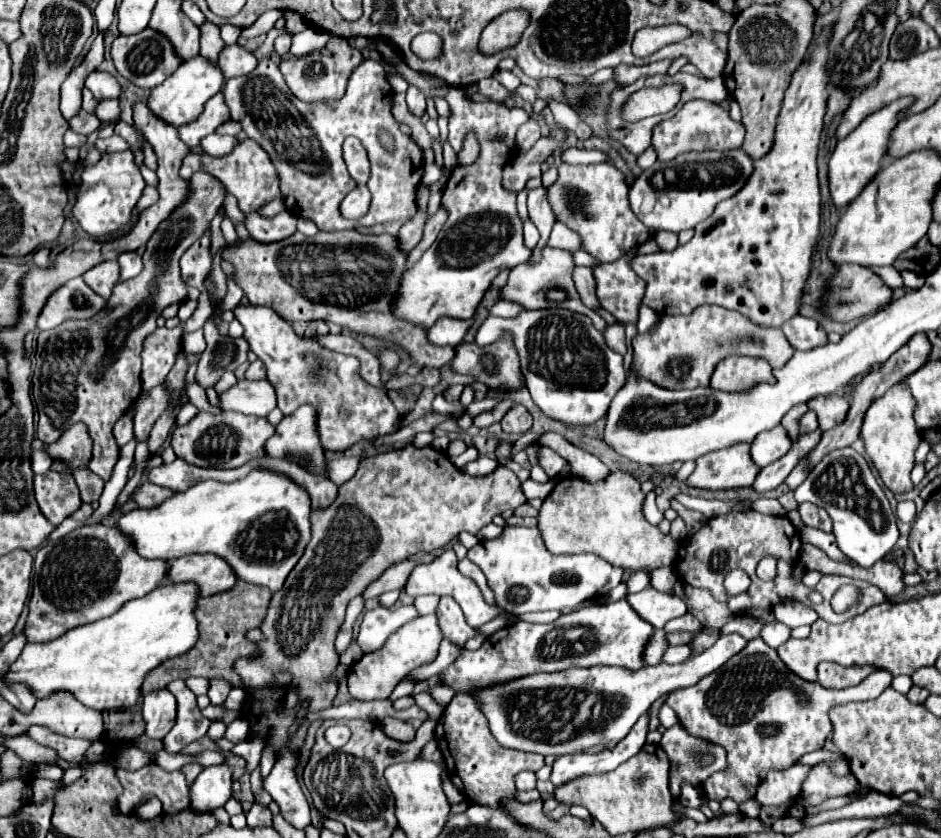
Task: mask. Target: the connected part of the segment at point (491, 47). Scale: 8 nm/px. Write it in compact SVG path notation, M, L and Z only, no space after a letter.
M513 8L493 18L481 32L481 40L479 40L481 54L489 56L513 48L521 40L521 34L529 26L529 20L531 16L523 8Z

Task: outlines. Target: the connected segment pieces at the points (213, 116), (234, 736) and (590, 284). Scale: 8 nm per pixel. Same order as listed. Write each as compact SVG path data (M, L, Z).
M217 92L215 96L211 96L207 102L205 102L205 110L201 112L201 116L197 120L193 120L191 124L187 126L181 126L179 128L179 136L181 140L185 140L191 148L199 146L199 140L205 138L207 134L215 132L215 128L223 122L231 120L229 116L229 108L225 106L225 98L221 92Z
M238 718L236 722L232 722L227 726L227 730L225 730L225 738L227 740L231 740L233 744L237 744L237 742L242 742L249 735L250 726L245 718Z
M575 266L573 282L575 282L575 288L581 296L581 302L589 308L597 308L599 302L597 302L597 296L595 296L595 278L593 278L591 270L585 268L585 266Z

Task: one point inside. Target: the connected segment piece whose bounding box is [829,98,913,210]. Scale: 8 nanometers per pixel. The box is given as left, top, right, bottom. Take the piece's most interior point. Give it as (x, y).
(856, 158)

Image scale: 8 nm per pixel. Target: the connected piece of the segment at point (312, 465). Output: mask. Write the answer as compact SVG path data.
M301 406L285 416L277 424L275 434L265 442L263 450L271 458L287 458L295 462L307 460L307 470L311 474L329 478L329 466L325 466L327 456L317 436L313 406Z

